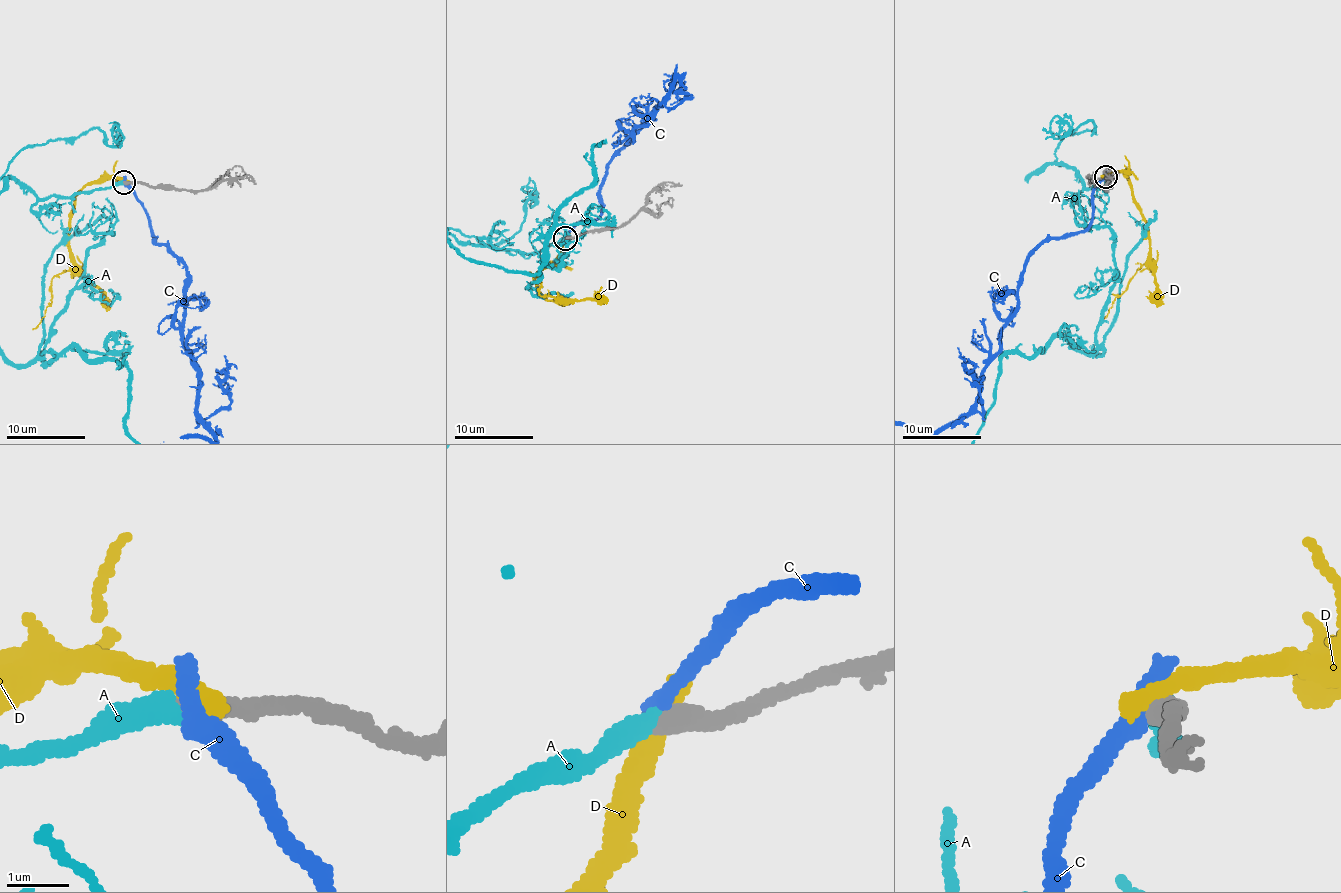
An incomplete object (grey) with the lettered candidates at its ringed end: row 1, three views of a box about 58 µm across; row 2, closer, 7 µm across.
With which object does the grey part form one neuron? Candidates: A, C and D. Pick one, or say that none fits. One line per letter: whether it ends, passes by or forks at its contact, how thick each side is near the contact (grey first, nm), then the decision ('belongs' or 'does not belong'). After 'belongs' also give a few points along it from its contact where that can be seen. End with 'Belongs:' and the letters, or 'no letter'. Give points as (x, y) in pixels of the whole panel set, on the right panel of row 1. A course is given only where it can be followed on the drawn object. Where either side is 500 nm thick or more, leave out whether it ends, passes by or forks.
A: it ends | 380/360 nm | belongs
C: it ends | 380/400 nm | does not belong
D: it ends | 400/400 nm | does not belong
Belongs: A

